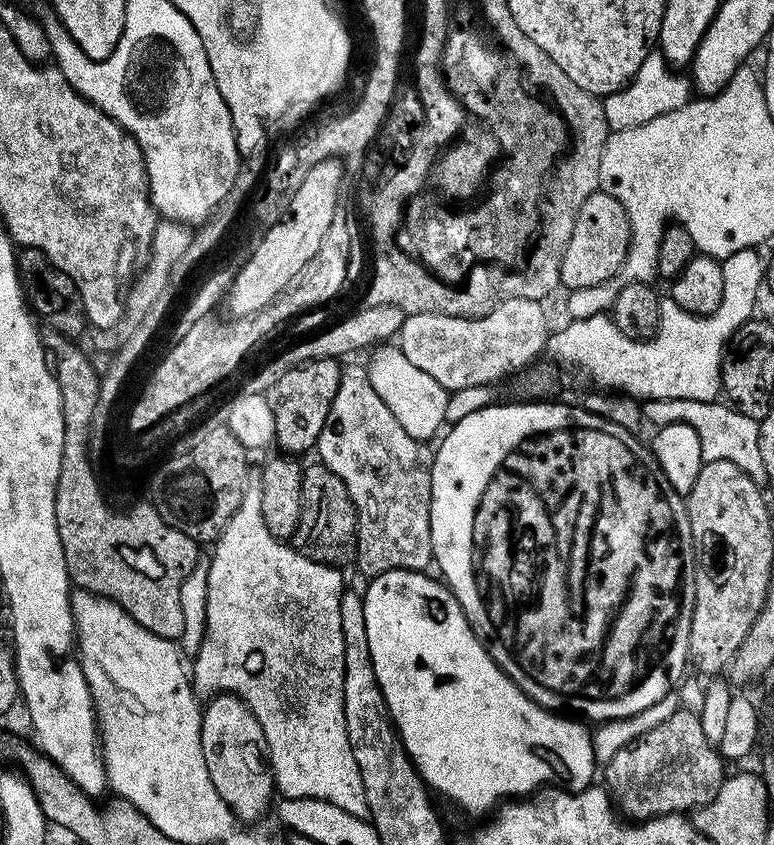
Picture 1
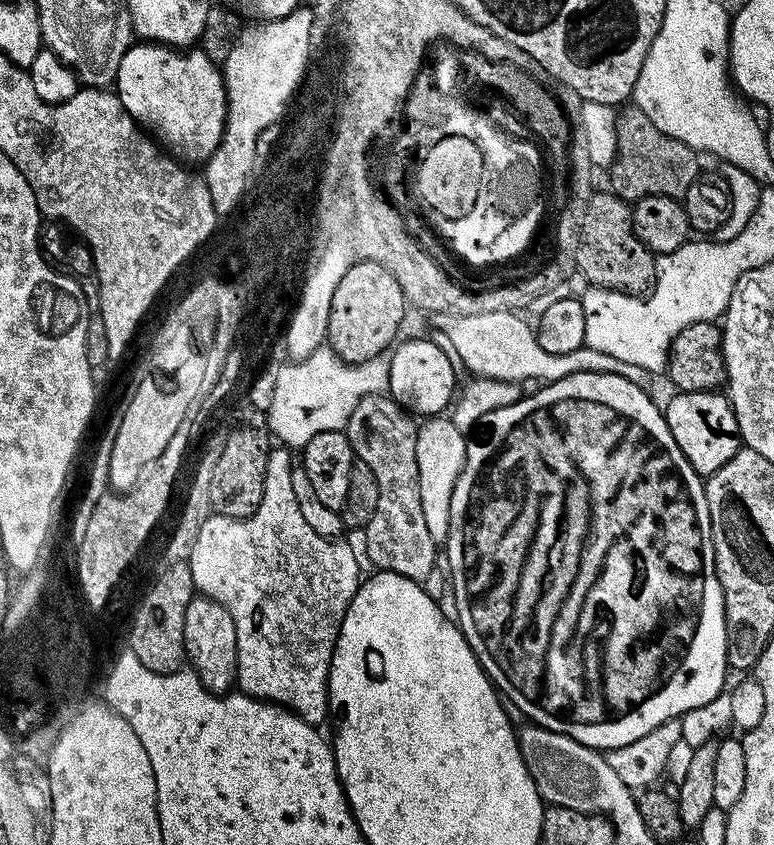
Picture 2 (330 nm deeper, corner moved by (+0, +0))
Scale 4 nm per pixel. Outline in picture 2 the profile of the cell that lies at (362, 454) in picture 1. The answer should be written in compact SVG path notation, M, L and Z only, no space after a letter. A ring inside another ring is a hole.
M377 394L362 398L358 406L354 406L346 431L356 459L366 462L366 466L374 470L378 482L378 510L374 510L374 518L362 532L364 552L373 564L371 567L424 582L436 568L438 545L434 538L430 538L422 518L422 498L418 494L417 427L417 421L391 396Z

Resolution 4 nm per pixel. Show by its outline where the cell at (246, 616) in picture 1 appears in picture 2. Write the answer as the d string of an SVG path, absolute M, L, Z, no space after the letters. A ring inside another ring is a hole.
M276 446L269 451L266 486L256 513L244 520L215 514L209 516L202 523L202 530L198 533L187 564L197 593L214 598L214 602L226 606L226 610L230 610L230 618L234 618L238 634L236 678L239 691L246 696L255 696L257 700L280 704L301 716L306 723L320 726L330 716L328 675L332 655L346 610L362 583L362 575L356 552L344 538L314 534L306 518L302 518L298 498L294 498L294 482L290 482L294 467L291 455L293 453L284 446Z

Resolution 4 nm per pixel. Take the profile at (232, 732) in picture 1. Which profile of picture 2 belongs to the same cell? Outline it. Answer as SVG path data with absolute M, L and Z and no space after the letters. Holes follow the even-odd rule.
M195 595L190 606L186 606L186 626L182 626L184 655L191 671L206 686L206 690L224 694L237 683L236 663L238 662L238 634L230 610L209 596Z

